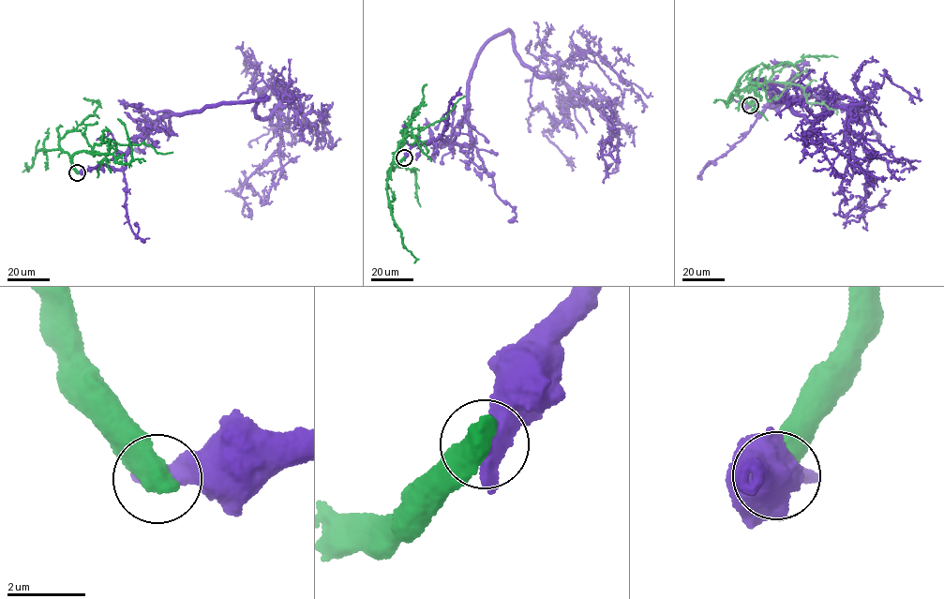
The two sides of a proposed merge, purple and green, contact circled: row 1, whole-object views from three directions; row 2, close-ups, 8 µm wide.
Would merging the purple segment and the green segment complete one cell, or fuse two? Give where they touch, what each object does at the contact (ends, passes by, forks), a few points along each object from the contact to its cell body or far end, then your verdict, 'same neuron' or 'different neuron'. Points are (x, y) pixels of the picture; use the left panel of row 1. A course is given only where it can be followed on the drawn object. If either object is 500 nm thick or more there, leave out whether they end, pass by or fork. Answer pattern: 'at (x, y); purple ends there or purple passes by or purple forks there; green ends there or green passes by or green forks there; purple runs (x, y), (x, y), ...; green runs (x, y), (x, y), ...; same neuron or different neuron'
at (77, 172); purple runs (77, 172), (124, 168), (173, 114), (263, 97), (268, 117), (284, 90), (278, 149), (238, 195), (244, 170); green runs (77, 172), (59, 142), (64, 135), (75, 130), (88, 115), (93, 115), (99, 101), (83, 98); different neuron

